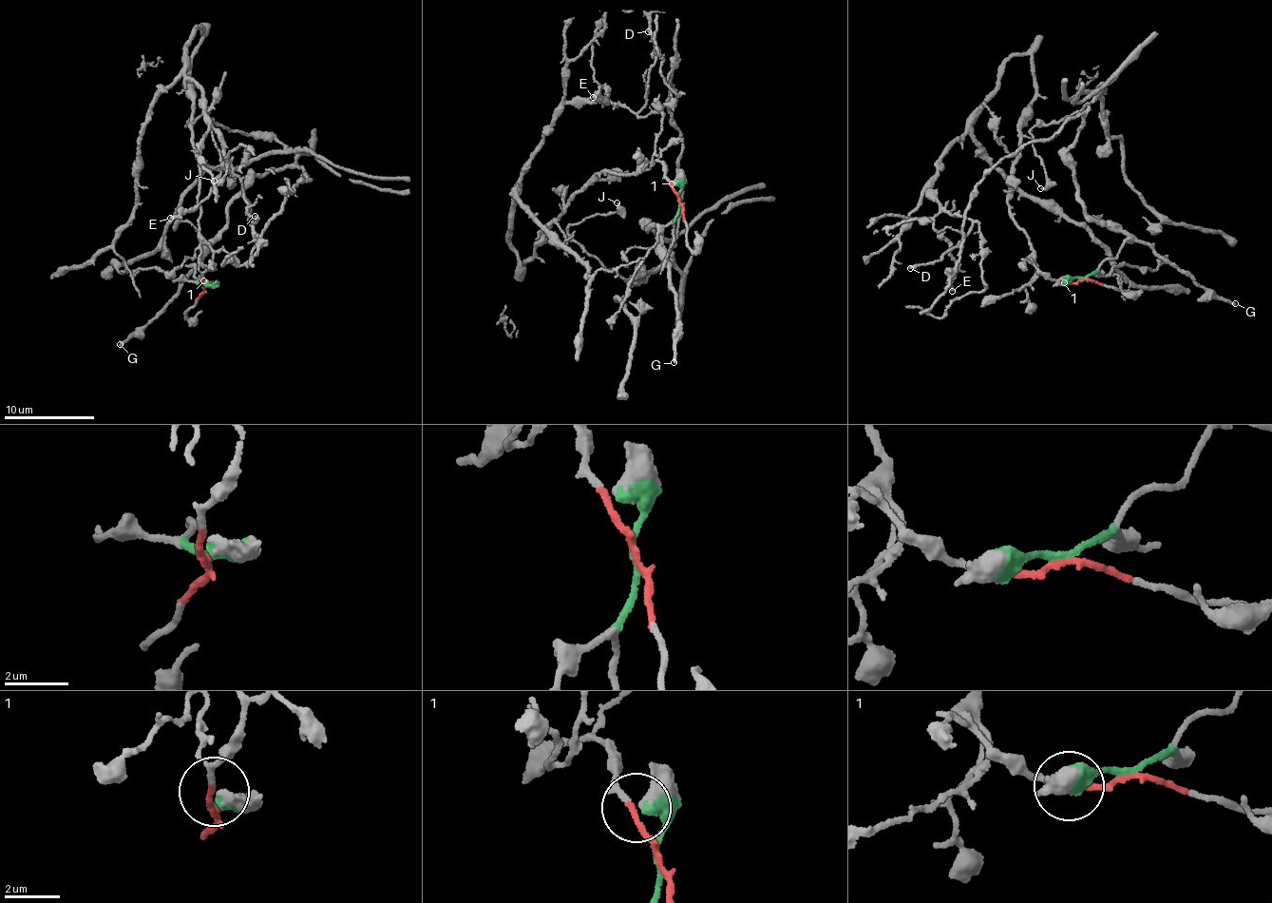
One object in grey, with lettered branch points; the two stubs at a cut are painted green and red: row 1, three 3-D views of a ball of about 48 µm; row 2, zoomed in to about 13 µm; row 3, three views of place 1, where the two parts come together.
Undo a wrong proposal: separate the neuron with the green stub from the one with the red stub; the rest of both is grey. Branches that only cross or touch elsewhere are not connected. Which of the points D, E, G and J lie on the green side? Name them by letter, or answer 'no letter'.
G, J

